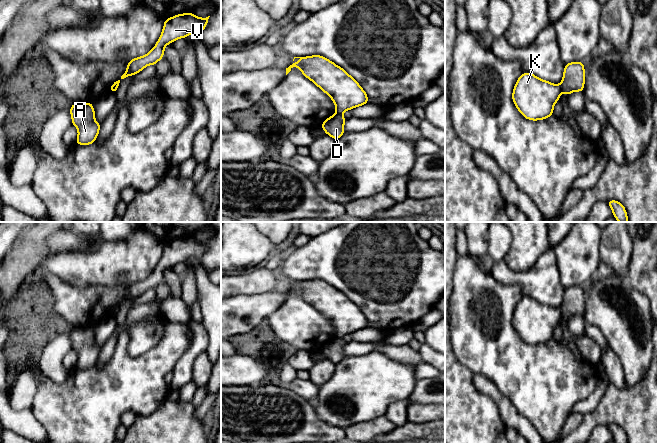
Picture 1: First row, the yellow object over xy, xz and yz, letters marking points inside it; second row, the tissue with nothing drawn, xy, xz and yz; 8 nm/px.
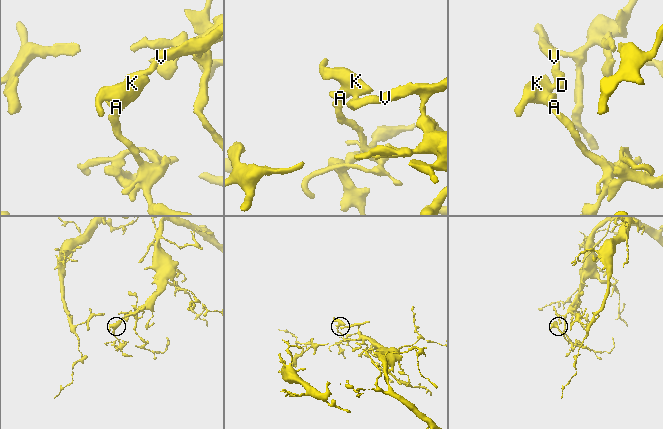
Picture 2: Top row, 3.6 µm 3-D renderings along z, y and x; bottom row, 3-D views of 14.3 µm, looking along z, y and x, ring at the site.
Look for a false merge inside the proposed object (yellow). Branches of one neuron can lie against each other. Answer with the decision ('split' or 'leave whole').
split

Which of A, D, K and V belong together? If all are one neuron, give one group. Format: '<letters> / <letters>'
A K / D V

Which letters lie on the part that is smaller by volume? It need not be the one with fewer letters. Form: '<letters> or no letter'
A, K

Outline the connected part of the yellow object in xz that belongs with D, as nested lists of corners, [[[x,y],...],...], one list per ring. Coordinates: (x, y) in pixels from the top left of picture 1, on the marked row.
[[[334,114],[327,118],[321,125],[322,129],[327,135],[331,136],[335,140],[339,139],[344,134],[344,123],[346,119],[342,114]]]

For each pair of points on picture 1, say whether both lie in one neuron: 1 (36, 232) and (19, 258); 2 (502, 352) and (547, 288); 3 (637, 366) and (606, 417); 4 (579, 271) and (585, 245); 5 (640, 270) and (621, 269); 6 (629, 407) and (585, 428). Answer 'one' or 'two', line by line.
1: one
2: one
3: two
4: one
5: two
6: one

